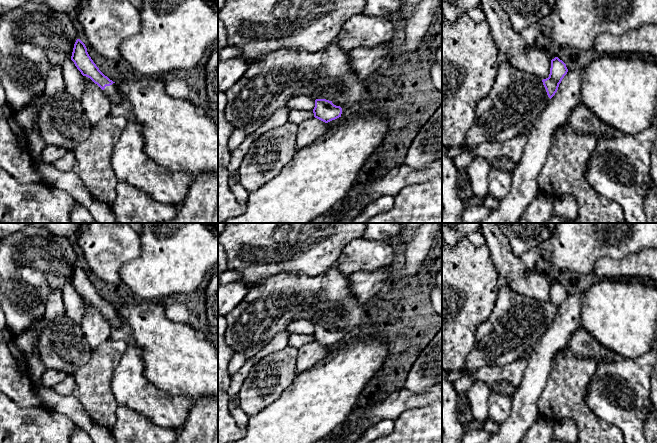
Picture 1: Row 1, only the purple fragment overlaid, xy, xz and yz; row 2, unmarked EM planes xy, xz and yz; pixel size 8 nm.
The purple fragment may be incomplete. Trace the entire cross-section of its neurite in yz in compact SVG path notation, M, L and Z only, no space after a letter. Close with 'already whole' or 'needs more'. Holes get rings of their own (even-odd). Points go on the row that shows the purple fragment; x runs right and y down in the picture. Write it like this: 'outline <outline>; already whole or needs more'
outline M555 57L549 77L540 80L506 61L500 62L490 93L475 108L474 125L467 131L460 154L452 161L465 168L476 198L488 195L488 175L492 167L513 173L515 166L508 159L476 158L473 148L485 141L505 141L523 133L546 108L555 95L568 69Z; needs more

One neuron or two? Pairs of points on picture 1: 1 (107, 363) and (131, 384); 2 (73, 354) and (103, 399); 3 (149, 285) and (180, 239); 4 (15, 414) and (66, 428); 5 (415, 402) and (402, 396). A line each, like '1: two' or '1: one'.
1: two
2: two
3: one
4: one
5: one

